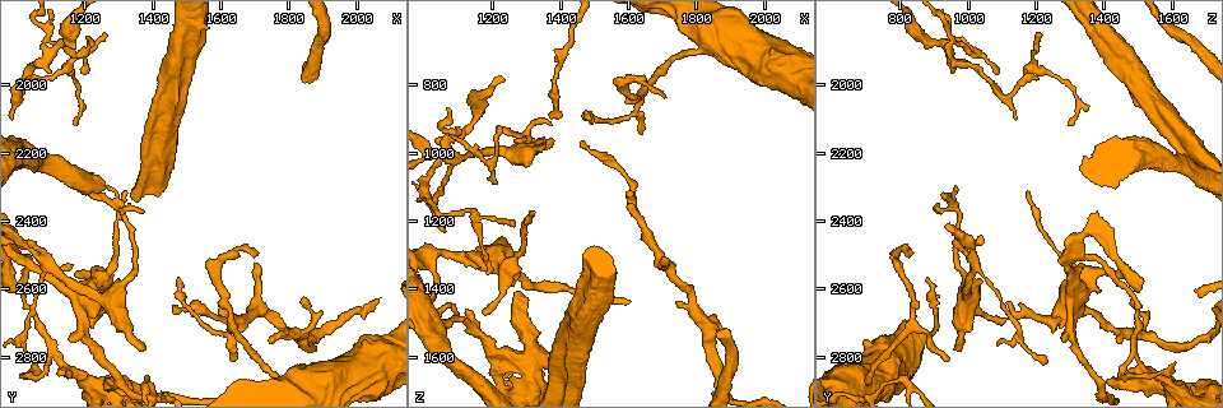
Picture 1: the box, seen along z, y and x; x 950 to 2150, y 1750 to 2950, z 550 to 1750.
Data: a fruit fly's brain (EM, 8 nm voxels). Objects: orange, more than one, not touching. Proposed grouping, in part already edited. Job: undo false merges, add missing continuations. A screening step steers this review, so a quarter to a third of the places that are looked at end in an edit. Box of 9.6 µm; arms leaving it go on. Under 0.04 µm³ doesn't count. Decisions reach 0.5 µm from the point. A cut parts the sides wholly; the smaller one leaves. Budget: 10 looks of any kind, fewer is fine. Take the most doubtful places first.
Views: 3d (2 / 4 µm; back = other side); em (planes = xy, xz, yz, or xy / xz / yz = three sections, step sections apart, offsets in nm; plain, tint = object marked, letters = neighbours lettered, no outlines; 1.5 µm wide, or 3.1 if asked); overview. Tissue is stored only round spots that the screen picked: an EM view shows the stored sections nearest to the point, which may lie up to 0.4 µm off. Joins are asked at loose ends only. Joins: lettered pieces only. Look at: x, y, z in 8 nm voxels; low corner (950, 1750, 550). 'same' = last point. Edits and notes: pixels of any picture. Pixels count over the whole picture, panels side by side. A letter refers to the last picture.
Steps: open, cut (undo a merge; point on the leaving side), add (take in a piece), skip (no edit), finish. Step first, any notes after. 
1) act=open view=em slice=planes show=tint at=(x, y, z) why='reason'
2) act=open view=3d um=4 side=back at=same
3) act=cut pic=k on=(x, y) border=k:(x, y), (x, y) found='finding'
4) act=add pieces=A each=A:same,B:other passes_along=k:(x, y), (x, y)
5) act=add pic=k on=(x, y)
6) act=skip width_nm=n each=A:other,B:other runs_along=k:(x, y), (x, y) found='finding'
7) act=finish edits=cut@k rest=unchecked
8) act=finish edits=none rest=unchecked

act=open view=3d um=4 at=(1110, 1900, 950) why='abrupt turn'

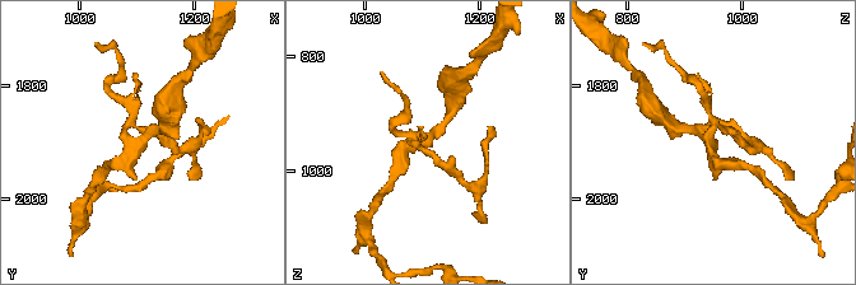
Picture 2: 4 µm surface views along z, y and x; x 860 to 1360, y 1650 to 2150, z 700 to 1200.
act=open view=em slice=planes show=tint at=(1105, 1905, 945)

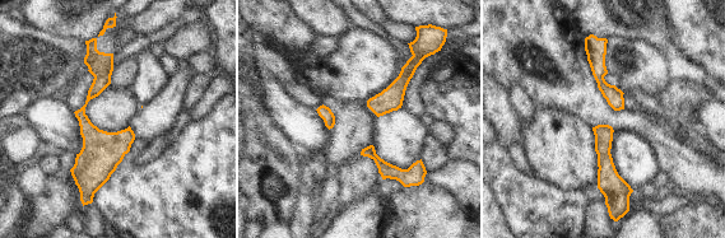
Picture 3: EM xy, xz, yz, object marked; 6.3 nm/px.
act=open view=em slice=planes show=letters at=same

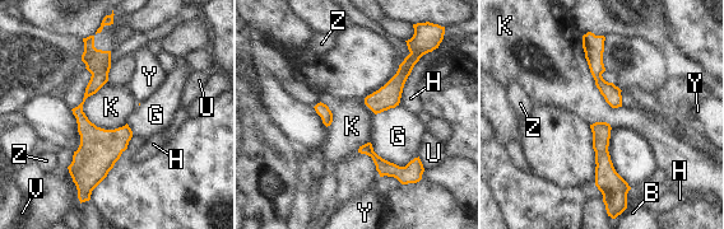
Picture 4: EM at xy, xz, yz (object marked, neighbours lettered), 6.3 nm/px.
act=skip each=B:other,G:other,H:other,K:other,U:other,V:other,Y:other,Z:other border=4:(107, 80), (83, 112), (114, 130) found='one cell here'

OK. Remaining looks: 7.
act=open view=3d um=2 at=(1060, 2820, 1220) why='free end'

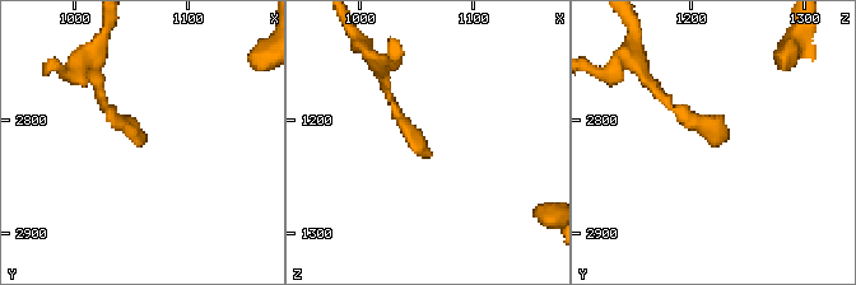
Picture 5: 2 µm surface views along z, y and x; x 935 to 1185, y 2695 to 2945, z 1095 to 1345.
act=open view=em slice=yz step=4 show=plain at=(1062, 2822, 1232) why='shape alone is not enough'

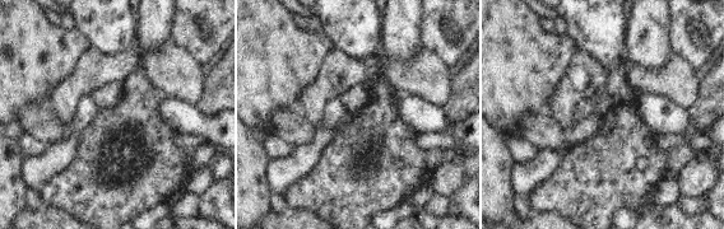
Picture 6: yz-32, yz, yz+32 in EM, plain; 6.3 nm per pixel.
act=open view=em slice=yz step=4 show=letters at=same why='what lies round it'

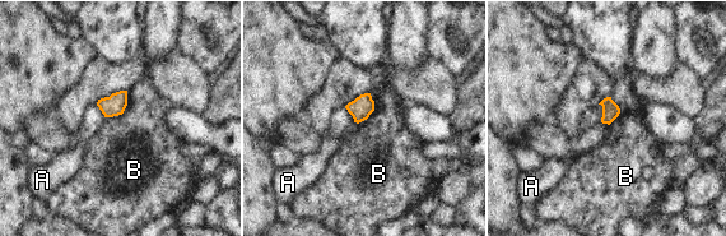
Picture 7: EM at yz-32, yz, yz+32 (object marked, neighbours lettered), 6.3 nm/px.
act=skip each=A:other,B:other border=7:(128, 91), (125, 110), (106, 118) found='none of them fits'

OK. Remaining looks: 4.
act=open view=3d um=4 side=back at=(1820, 2880, 700) why='sudden change in width'

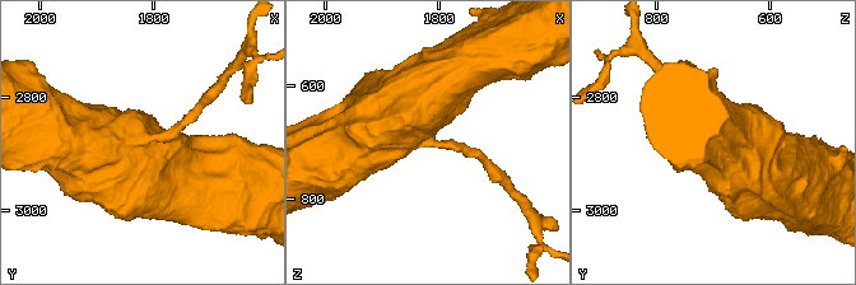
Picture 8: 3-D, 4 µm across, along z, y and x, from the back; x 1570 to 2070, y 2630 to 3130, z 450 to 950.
act=open view=em slice=xz step=8 show=tint at=(1815, 2870, 685) why='need the tissue'

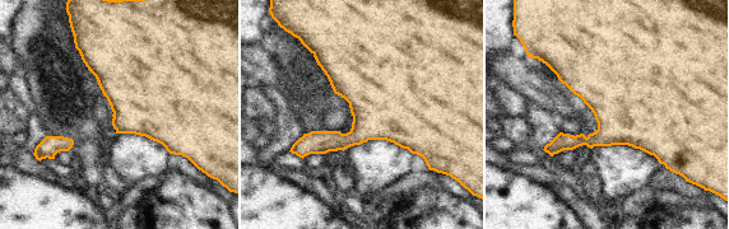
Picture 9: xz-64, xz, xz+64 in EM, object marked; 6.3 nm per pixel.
act=open view=em slice=planes show=letters at=same why='another direction'

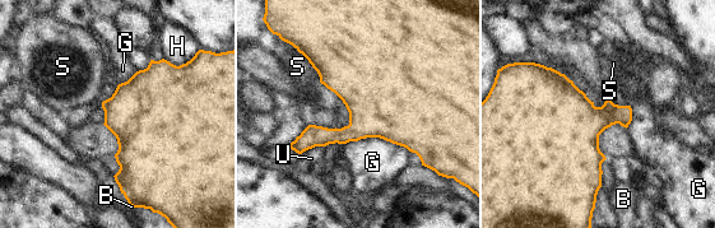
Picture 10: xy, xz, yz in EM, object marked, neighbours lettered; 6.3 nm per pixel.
act=skip each=B:other,G:other,H:other,S:other,U:other found='one cell here'

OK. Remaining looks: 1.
act=finish edits=none rest=unchecked

